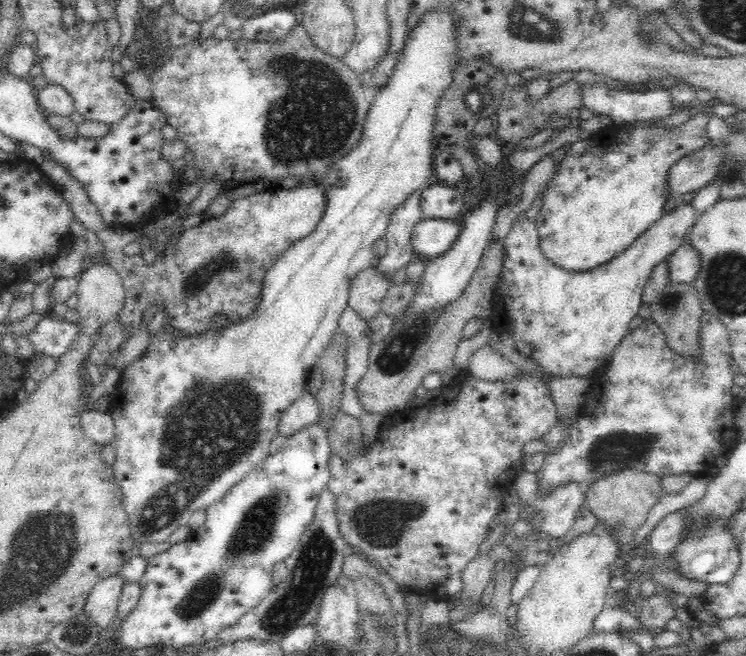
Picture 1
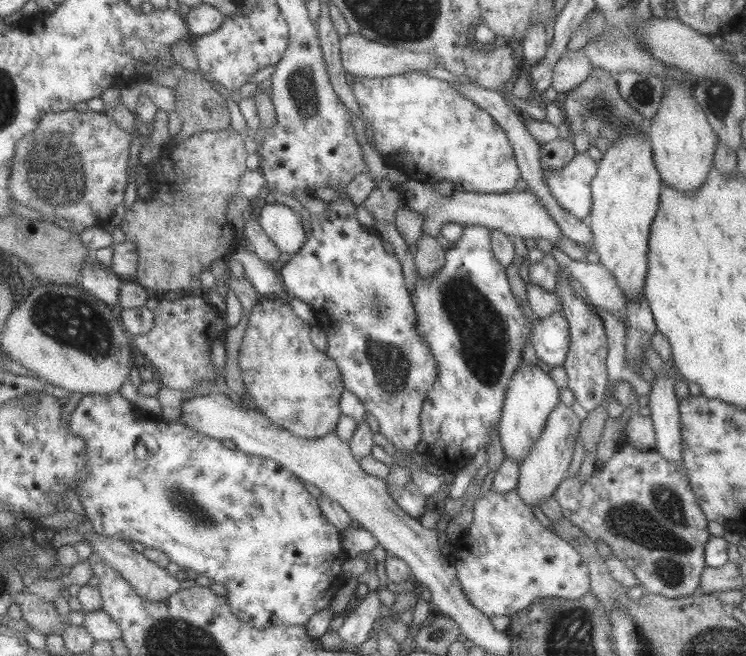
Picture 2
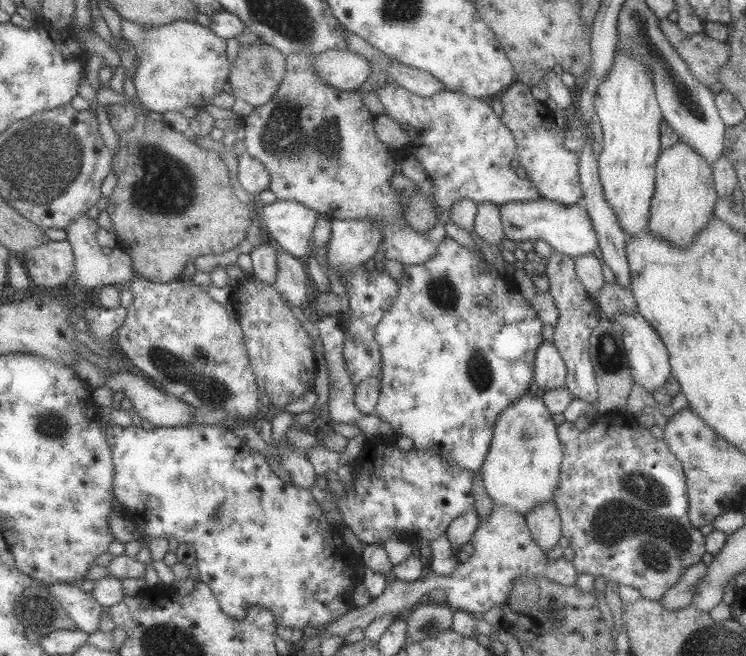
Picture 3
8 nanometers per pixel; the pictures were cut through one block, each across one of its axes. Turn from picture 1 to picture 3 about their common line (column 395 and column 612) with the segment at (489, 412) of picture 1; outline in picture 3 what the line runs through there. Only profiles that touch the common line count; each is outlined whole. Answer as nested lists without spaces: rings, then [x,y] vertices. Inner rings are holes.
[[[622,412],[599,414],[594,423],[587,430],[577,430],[573,423],[564,421],[556,426],[559,443],[561,444],[562,461],[559,470],[559,481],[553,495],[553,503],[557,507],[561,519],[561,536],[569,541],[567,555],[577,574],[590,574],[593,577],[603,577],[605,582],[615,582],[617,585],[633,586],[639,590],[643,599],[659,600],[665,590],[671,588],[683,570],[687,570],[695,562],[701,561],[706,552],[704,536],[698,528],[693,527],[687,519],[687,486],[680,462],[668,450],[667,444],[661,439],[656,440],[651,436],[649,429],[643,428],[635,417]]]

